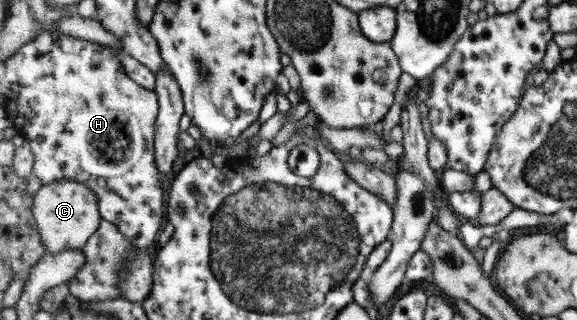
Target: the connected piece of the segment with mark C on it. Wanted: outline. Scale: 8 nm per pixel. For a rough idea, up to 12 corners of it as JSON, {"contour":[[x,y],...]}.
{"contour":[[84,182],[34,190],[49,254],[84,248],[103,223]]}

